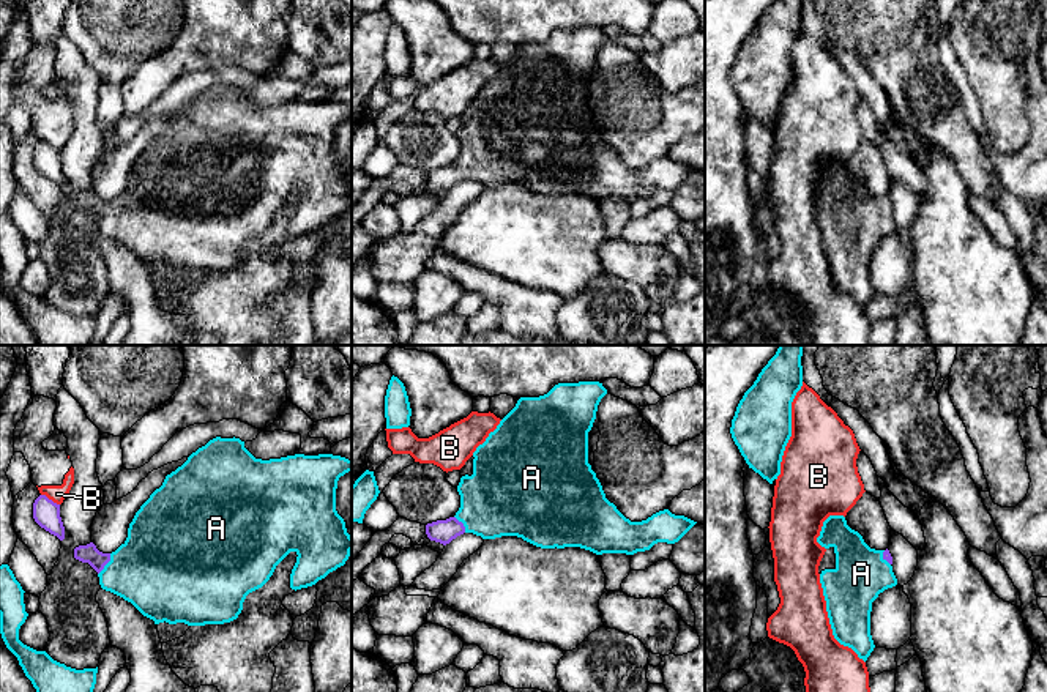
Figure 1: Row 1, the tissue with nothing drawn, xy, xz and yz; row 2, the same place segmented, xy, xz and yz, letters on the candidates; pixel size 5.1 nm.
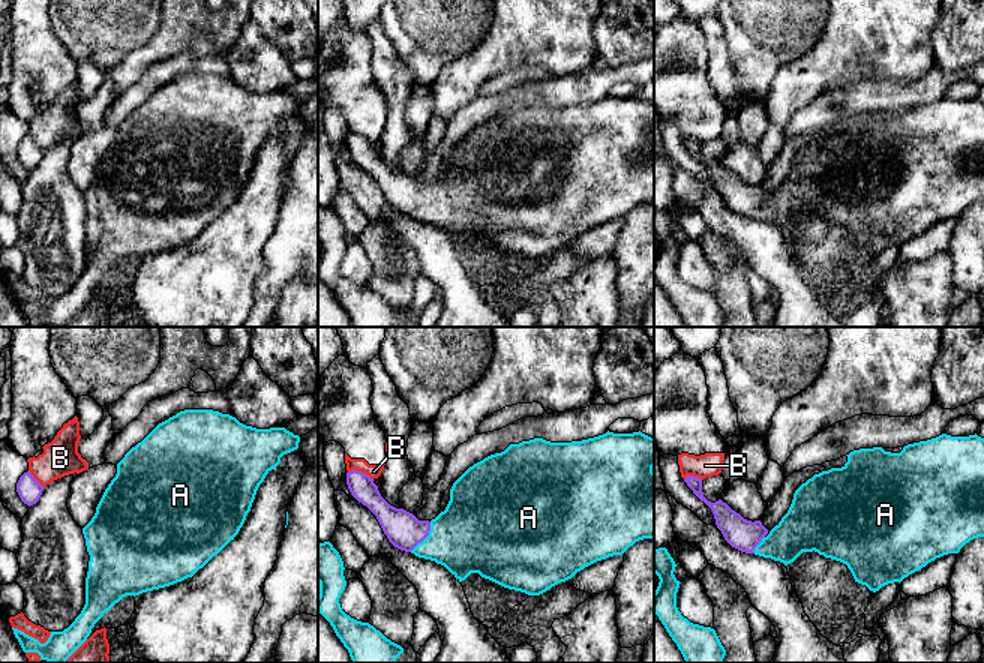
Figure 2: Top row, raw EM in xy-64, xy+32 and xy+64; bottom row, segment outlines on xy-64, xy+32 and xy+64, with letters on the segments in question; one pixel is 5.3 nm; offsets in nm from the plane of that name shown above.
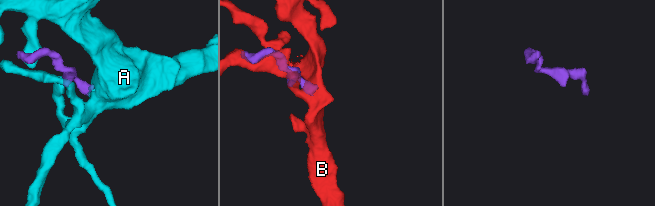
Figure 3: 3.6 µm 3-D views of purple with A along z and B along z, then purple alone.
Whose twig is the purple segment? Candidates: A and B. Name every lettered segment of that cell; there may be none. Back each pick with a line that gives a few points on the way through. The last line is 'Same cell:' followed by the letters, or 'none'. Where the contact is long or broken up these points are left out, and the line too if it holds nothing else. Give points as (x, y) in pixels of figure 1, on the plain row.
Same cell: A

